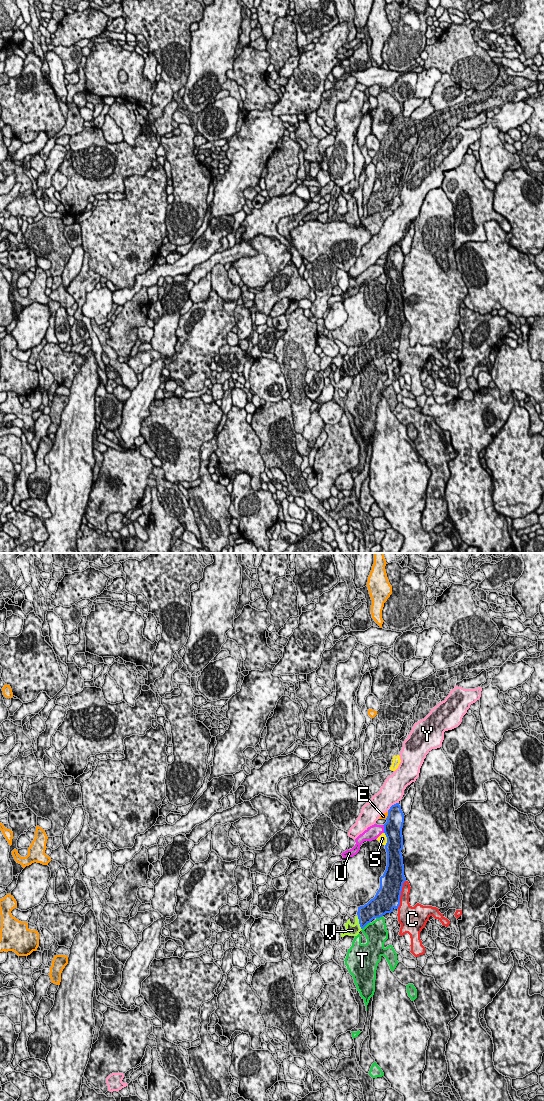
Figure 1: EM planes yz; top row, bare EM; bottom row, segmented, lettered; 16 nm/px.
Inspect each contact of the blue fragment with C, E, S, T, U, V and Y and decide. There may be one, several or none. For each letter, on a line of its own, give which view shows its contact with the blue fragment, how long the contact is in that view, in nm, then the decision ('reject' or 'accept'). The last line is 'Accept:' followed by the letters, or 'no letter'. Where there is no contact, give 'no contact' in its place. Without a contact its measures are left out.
C: yz | 480 nm | reject
E: yz | 120 nm | reject
S: yz | 220 nm | reject
T: yz | 170 nm | reject
U: yz | 130 nm | reject
V: yz | 220 nm | accept
Y: yz | 240 nm | reject
Accept: V

